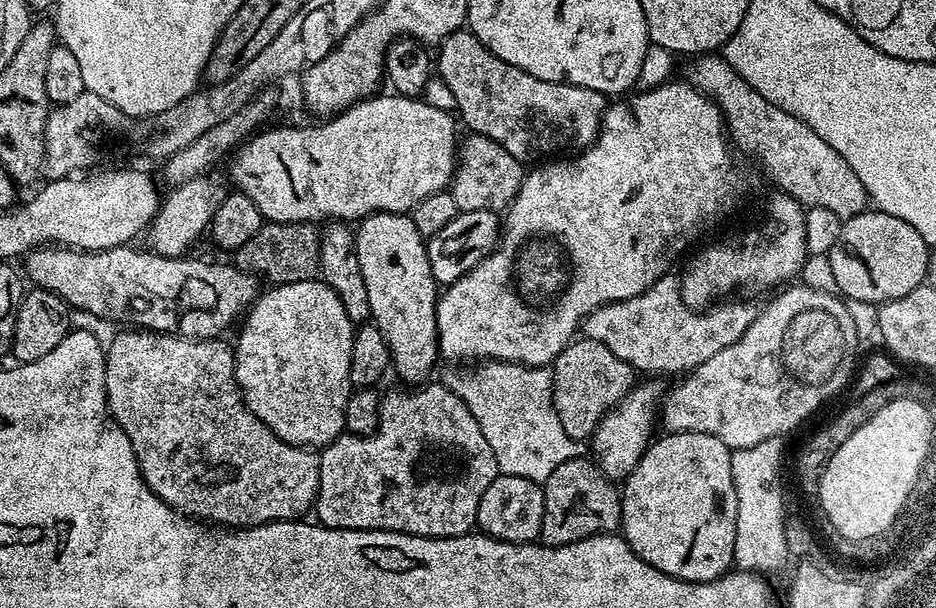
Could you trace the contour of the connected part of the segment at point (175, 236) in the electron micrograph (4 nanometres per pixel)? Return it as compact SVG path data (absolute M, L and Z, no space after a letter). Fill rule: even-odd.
M205 174L190 178L190 182L182 182L171 189L172 192L163 197L160 208L156 211L150 225L152 232L151 251L160 256L184 256L187 248L199 238L200 235L209 231L214 214L218 206L228 196L230 188L220 176Z

